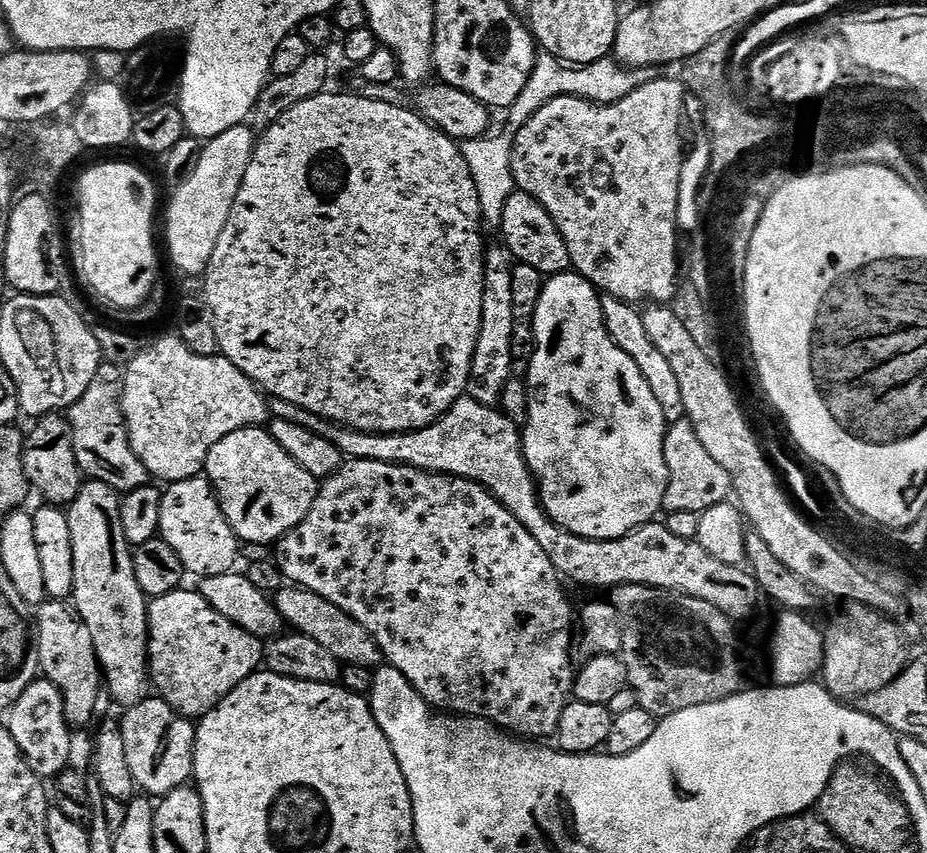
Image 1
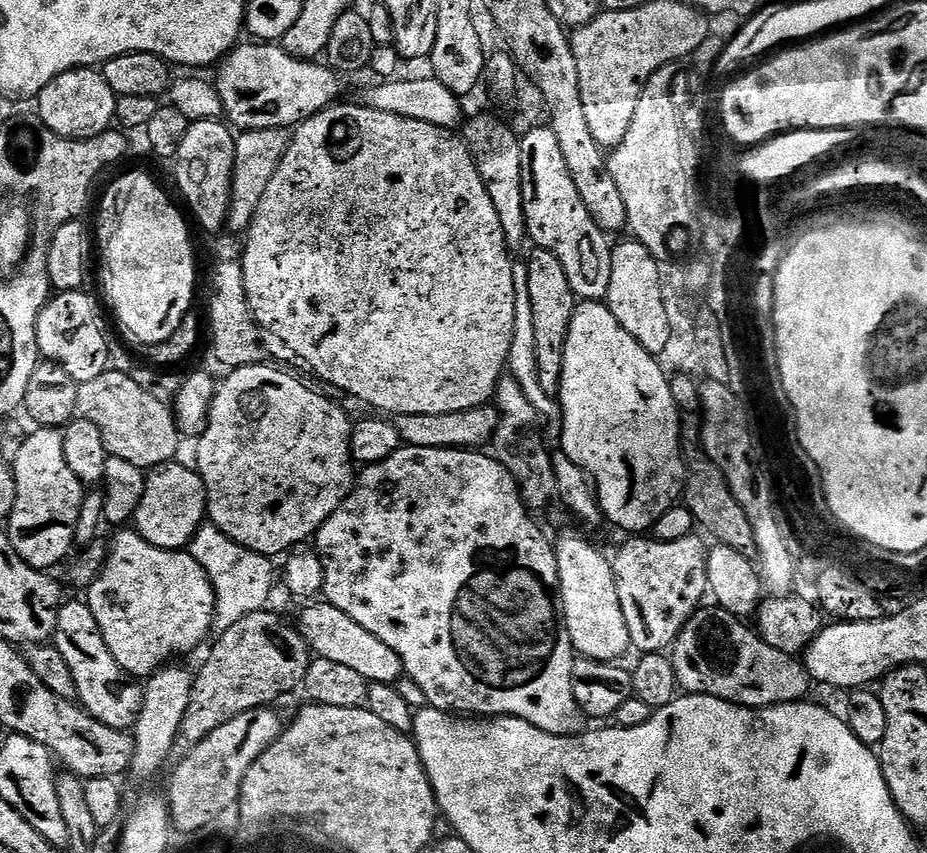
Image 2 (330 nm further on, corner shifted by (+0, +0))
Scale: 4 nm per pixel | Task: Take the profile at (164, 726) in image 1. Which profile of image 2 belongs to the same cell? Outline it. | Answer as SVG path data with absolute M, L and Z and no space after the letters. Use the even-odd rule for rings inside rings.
M83 599L61 603L54 646L62 658L66 658L66 666L70 666L76 694L84 711L111 728L135 729L144 705L143 687L124 672L118 662L114 662L114 654L110 654L98 622Z

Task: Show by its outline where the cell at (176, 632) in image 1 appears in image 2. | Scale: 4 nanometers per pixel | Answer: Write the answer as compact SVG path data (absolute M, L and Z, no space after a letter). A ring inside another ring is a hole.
M120 530L107 549L107 560L100 576L86 592L88 609L100 627L102 638L114 654L114 662L133 678L151 678L161 668L171 665L175 656L192 652L212 632L216 619L215 590L206 570L188 550L159 548L146 542L135 530Z

